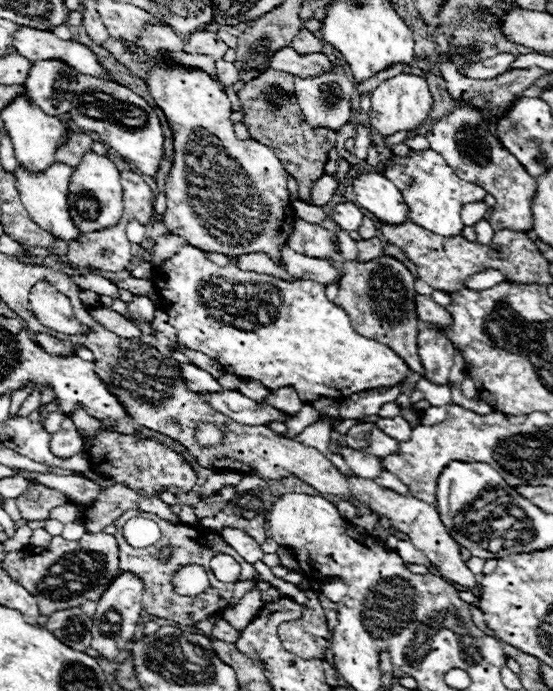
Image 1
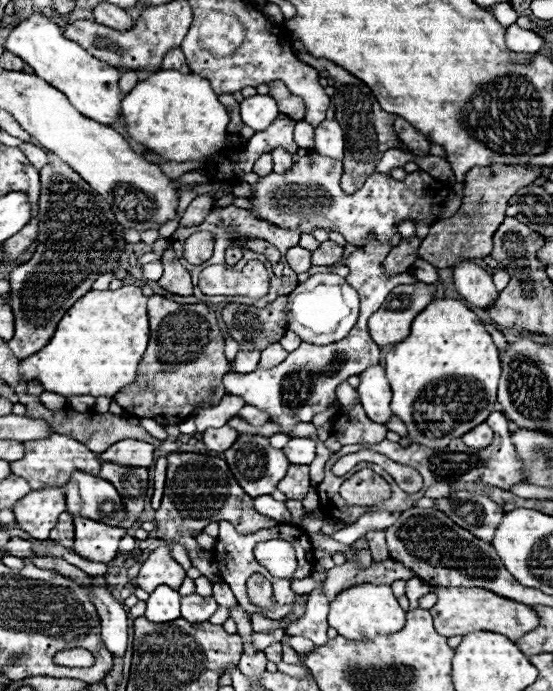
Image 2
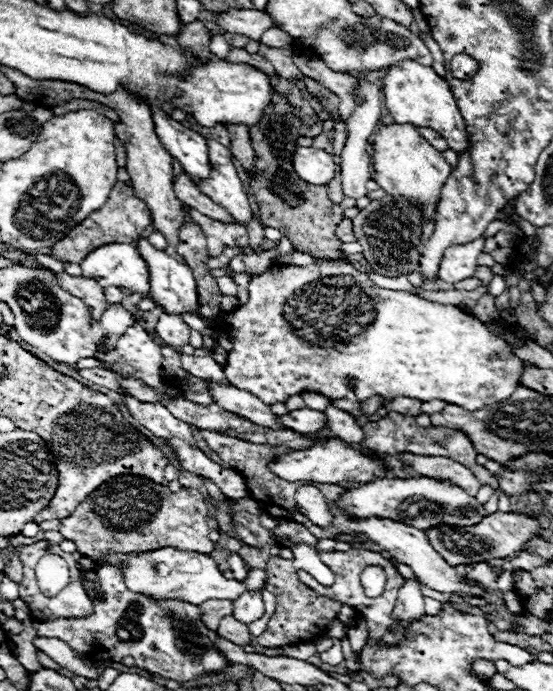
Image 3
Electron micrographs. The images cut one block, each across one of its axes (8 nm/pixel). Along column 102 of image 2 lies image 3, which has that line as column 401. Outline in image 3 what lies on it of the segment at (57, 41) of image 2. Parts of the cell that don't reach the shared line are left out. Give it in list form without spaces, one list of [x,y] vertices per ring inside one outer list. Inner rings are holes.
[[[402,60],[400,64],[392,66],[386,70],[388,74],[384,76],[384,104],[392,118],[398,124],[414,124],[418,128],[432,128],[440,136],[446,138],[448,146],[456,152],[462,154],[468,150],[468,132],[464,118],[458,110],[456,98],[448,86],[448,82],[434,72],[430,66],[422,66],[414,60]]]

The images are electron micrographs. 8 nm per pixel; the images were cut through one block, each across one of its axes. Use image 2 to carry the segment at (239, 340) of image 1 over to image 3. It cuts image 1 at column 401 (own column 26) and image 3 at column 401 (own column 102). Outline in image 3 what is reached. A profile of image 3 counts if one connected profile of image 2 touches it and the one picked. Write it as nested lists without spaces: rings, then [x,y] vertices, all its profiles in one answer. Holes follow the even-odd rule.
[[[326,262],[326,264],[310,264],[310,266],[272,266],[268,272],[252,276],[250,286],[248,286],[248,294],[250,294],[248,304],[228,312],[226,316],[222,316],[220,322],[216,322],[216,326],[222,328],[228,334],[228,338],[234,342],[234,350],[228,352],[228,362],[224,366],[226,378],[236,388],[246,388],[248,392],[254,392],[254,396],[258,396],[264,404],[286,402],[288,396],[304,394],[304,392],[316,392],[316,394],[328,396],[332,400],[346,398],[346,394],[348,394],[348,386],[344,382],[346,376],[358,380],[356,398],[360,402],[370,398],[370,396],[376,396],[376,394],[382,396],[382,398],[406,396],[406,398],[416,398],[420,402],[444,400],[448,404],[456,404],[456,406],[462,406],[466,410],[480,410],[486,404],[494,404],[494,402],[506,400],[520,386],[520,376],[522,376],[522,368],[524,368],[524,366],[520,366],[520,358],[516,358],[512,354],[512,346],[502,336],[498,336],[494,330],[490,330],[474,314],[470,314],[470,312],[458,308],[458,306],[452,306],[452,304],[438,304],[438,302],[424,300],[424,298],[420,298],[420,296],[416,296],[412,292],[380,288],[366,274],[360,274],[358,270],[354,270],[348,264],[336,266],[336,264]]]

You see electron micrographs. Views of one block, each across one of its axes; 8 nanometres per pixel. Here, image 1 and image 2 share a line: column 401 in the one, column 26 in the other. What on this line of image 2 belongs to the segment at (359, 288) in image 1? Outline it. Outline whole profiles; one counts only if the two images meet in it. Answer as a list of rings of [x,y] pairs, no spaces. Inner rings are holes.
[[[50,154],[50,162],[40,170],[42,190],[40,190],[40,206],[38,206],[38,220],[40,220],[40,242],[34,252],[34,256],[16,266],[10,272],[10,306],[14,310],[14,322],[16,330],[12,340],[8,342],[10,350],[16,358],[22,360],[22,356],[30,356],[30,352],[38,352],[46,340],[54,334],[54,328],[58,320],[72,308],[74,300],[82,298],[88,290],[92,290],[92,284],[106,272],[112,272],[120,260],[120,256],[126,252],[128,242],[124,240],[124,228],[118,224],[116,216],[110,210],[110,204],[98,196],[74,170],[68,168],[62,160],[58,160],[54,154]]]

